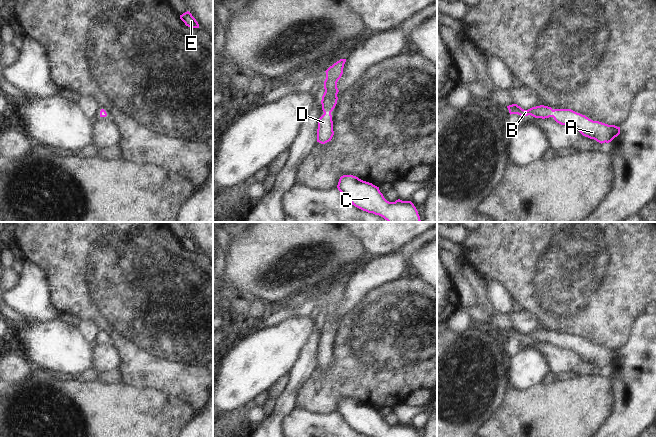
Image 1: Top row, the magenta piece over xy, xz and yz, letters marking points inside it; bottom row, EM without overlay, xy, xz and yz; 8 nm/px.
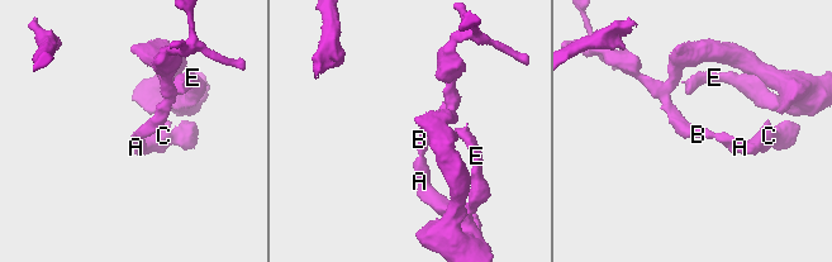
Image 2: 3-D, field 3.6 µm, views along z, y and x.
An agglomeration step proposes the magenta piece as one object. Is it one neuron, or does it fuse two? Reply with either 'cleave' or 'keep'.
keep

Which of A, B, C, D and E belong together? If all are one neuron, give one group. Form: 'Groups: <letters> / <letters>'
Groups: A B C D E.

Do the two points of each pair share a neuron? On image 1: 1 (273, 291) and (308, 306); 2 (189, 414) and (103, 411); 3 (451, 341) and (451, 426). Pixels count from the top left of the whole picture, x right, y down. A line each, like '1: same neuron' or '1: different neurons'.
1: different neurons
2: same neuron
3: same neuron

